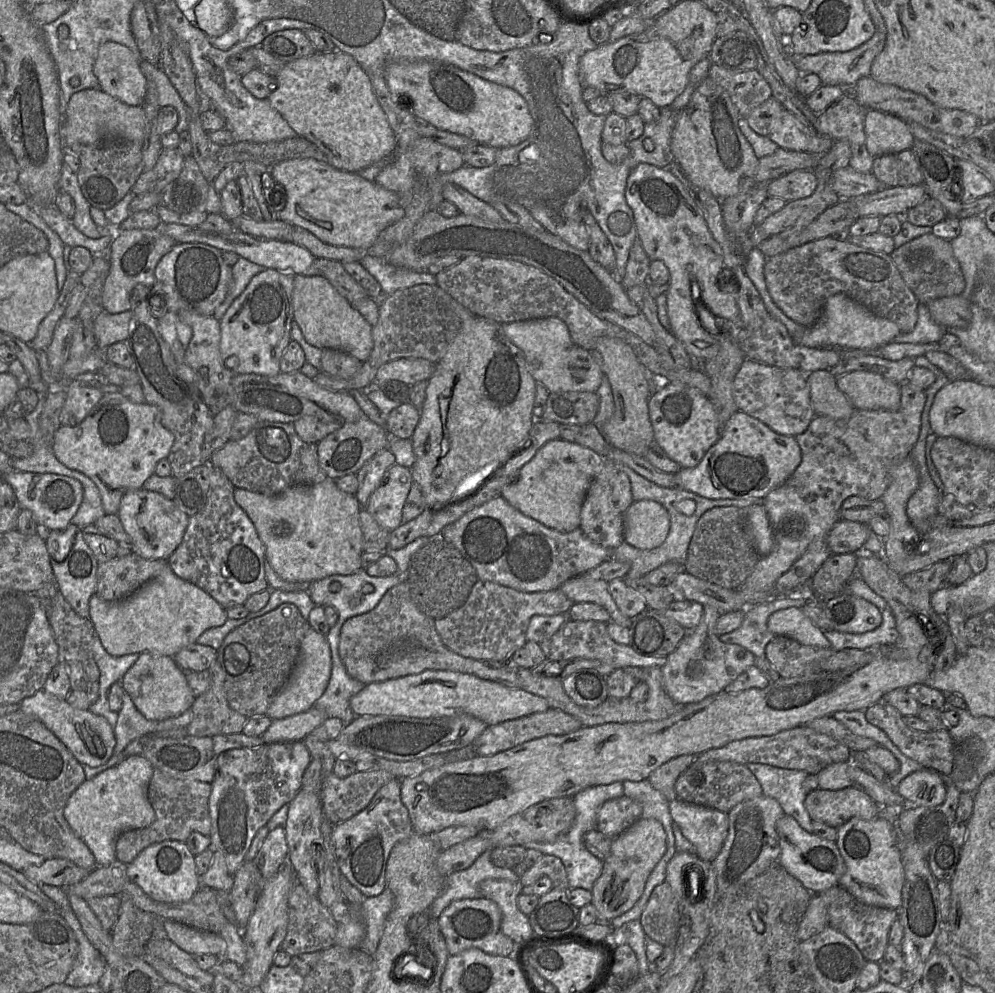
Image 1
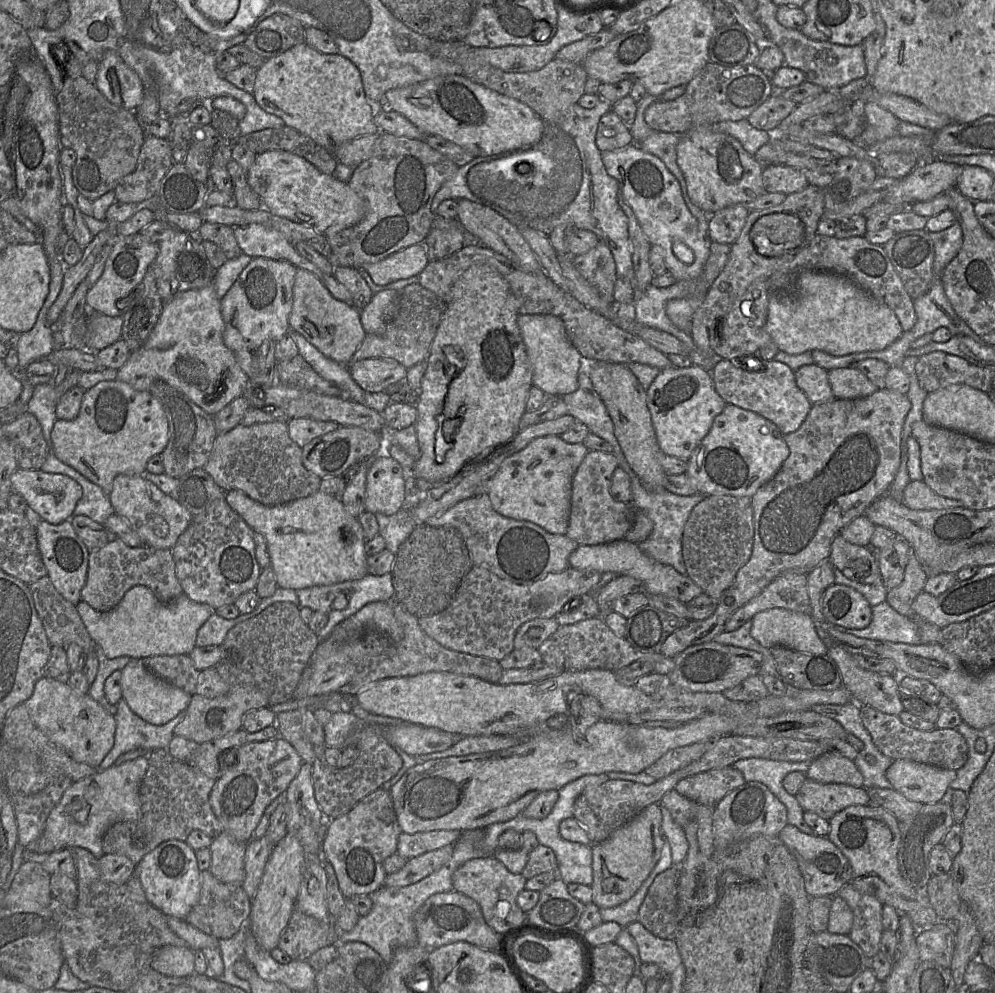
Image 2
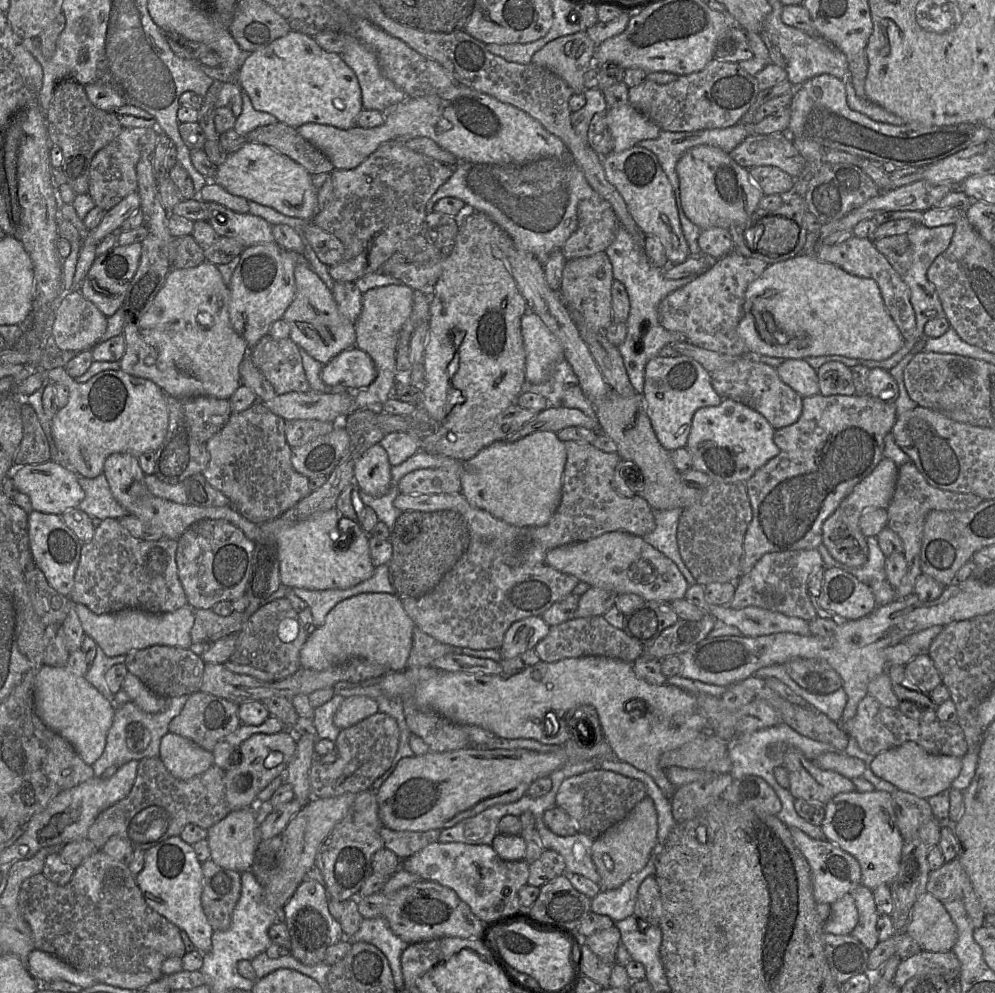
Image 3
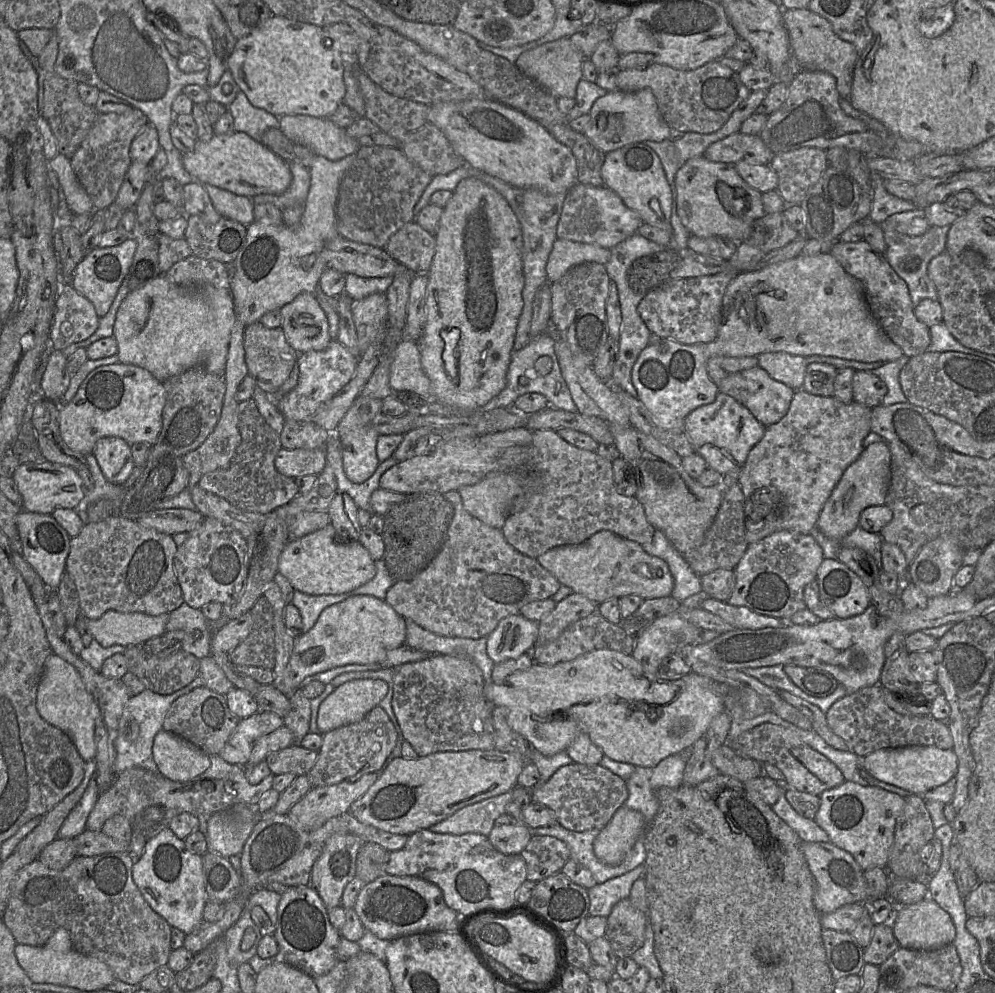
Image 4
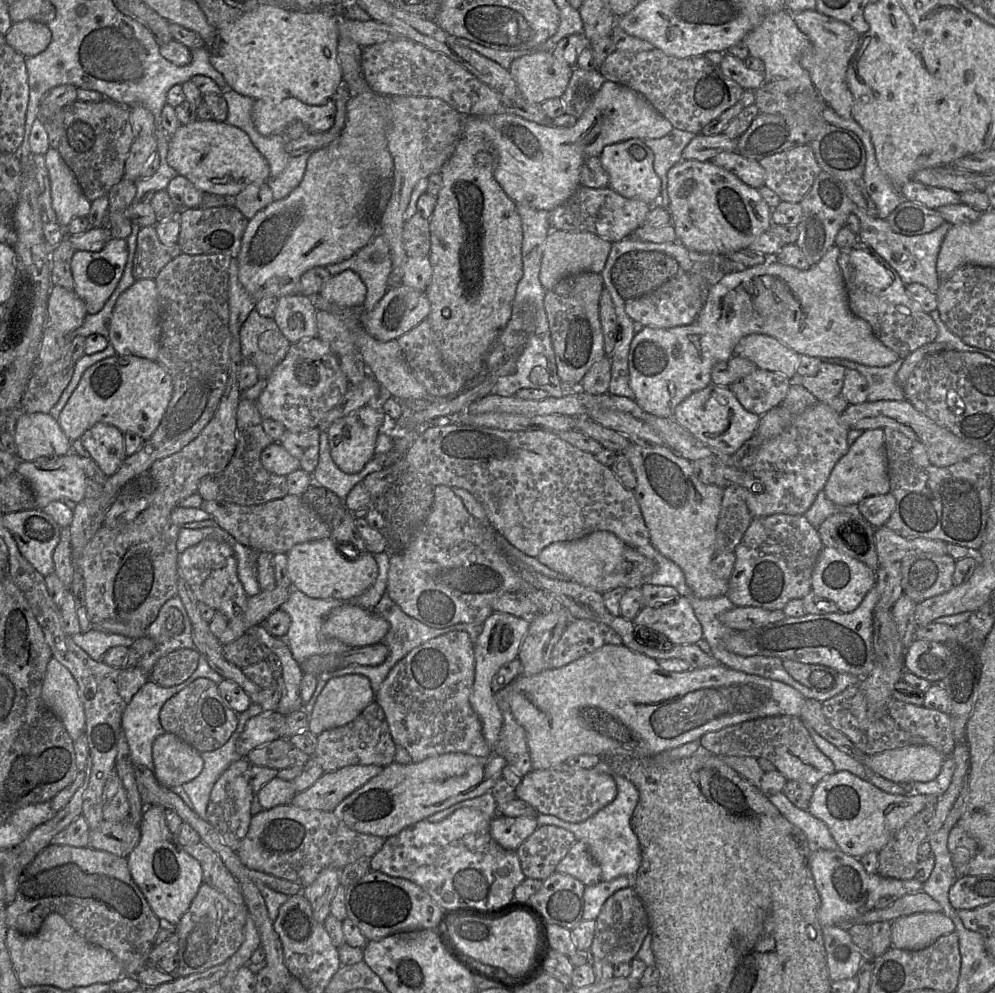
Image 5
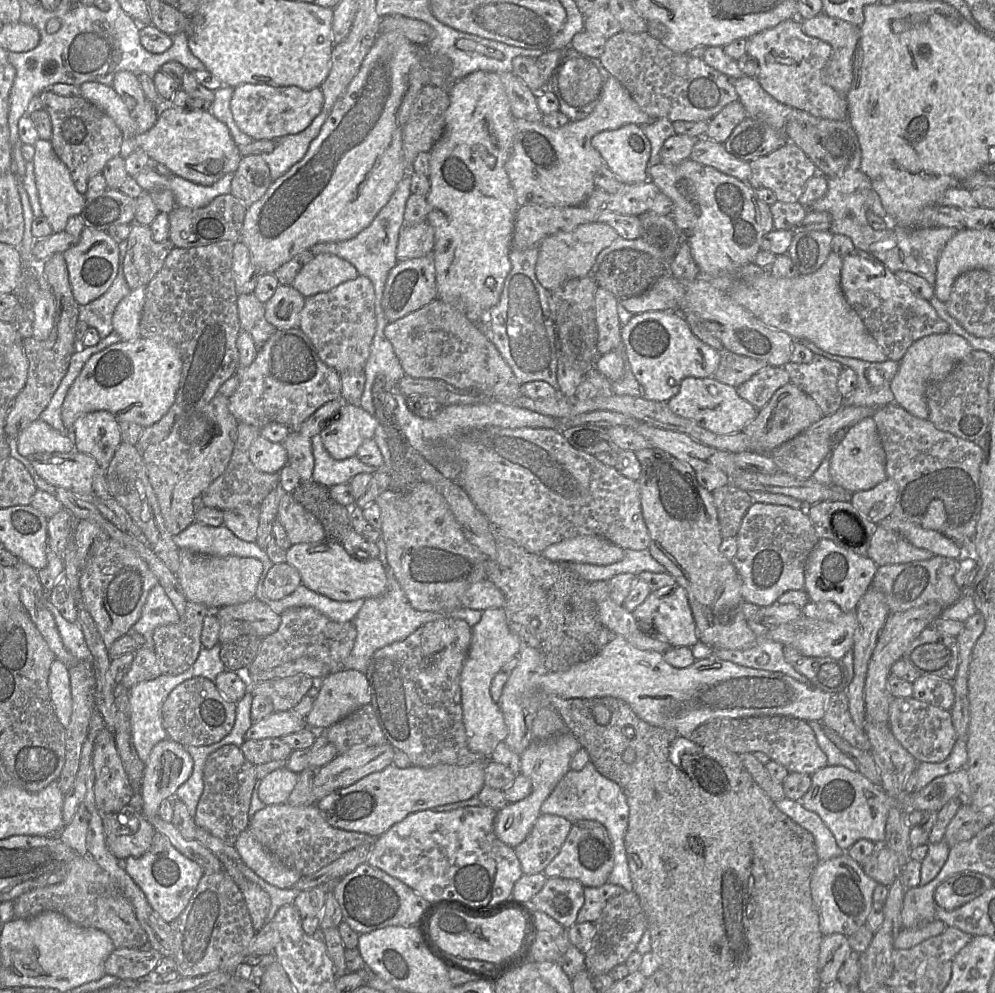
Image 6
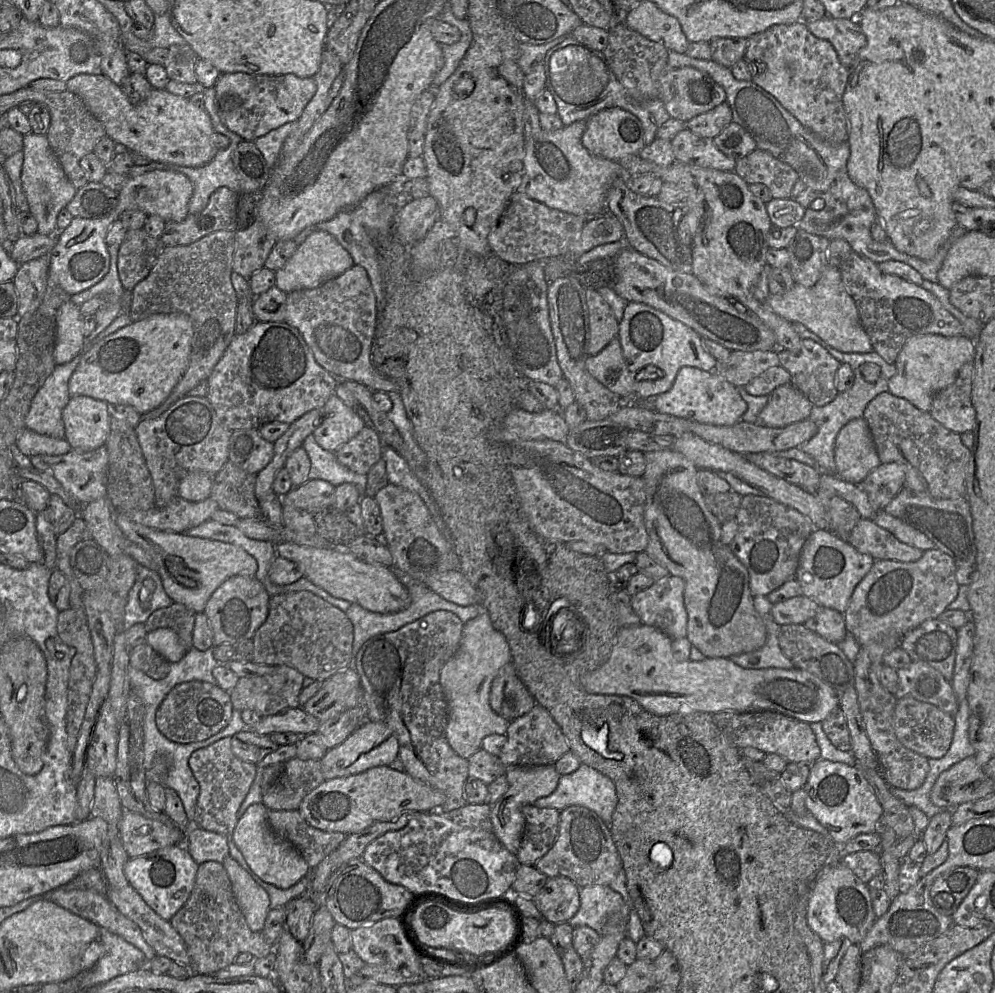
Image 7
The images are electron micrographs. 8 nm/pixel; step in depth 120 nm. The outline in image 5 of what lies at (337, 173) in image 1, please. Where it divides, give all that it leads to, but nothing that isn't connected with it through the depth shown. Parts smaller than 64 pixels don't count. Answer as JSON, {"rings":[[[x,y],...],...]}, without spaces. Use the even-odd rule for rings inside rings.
{"rings":[[[197,119],[181,125],[170,136],[167,163],[203,193],[235,196],[253,182],[270,177],[267,159],[248,134],[226,122]]]}

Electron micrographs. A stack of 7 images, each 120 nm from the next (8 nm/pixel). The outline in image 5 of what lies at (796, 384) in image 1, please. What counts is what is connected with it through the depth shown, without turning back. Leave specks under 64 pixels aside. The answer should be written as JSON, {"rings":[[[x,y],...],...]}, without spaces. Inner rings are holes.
{"rings":[[[757,369],[729,387],[747,411],[762,416],[782,403],[791,385],[780,373]]]}

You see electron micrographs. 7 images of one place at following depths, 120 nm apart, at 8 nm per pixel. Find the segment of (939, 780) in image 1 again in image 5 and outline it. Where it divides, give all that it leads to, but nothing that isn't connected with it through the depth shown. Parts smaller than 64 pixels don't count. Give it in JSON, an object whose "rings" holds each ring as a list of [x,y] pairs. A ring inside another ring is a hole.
{"rings":[[[913,745],[868,756],[868,768],[897,784],[931,782],[946,757],[929,745]]]}

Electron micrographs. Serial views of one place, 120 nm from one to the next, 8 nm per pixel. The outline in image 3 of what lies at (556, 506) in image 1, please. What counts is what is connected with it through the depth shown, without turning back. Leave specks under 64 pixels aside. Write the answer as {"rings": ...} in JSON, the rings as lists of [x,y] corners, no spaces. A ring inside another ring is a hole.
{"rings":[[[535,432],[515,442],[495,441],[463,462],[460,494],[471,505],[510,525],[544,526],[561,502],[566,459],[565,443],[554,432]]]}

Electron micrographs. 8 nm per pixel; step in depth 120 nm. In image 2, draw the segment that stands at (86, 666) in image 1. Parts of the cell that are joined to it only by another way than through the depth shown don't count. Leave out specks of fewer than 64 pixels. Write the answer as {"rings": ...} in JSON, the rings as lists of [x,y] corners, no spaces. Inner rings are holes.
{"rings":[[[48,576],[42,577],[29,585],[35,608],[42,621],[46,635],[52,646],[61,646],[65,650],[72,643],[79,645],[87,655],[95,651],[95,641],[89,635],[76,605],[67,601],[54,587]]]}

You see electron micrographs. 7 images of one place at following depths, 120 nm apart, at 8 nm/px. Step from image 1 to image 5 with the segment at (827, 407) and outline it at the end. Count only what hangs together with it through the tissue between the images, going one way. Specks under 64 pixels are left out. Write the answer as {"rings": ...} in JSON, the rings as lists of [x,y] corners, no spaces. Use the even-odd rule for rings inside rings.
{"rings":[[[750,334],[737,343],[736,356],[751,360],[758,369],[780,373],[789,379],[797,374],[800,355],[776,338]]]}

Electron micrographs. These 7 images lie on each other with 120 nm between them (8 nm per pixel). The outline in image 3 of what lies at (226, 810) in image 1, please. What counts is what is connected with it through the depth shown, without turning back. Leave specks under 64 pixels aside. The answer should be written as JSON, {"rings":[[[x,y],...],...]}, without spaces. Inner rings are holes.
{"rings":[[[283,729],[273,734],[256,733],[243,741],[235,753],[235,761],[225,772],[224,784],[226,801],[230,810],[254,807],[258,794],[274,779],[285,774],[296,751],[297,736],[290,730]],[[271,752],[281,752],[283,759],[280,764],[266,768],[264,762]]]}

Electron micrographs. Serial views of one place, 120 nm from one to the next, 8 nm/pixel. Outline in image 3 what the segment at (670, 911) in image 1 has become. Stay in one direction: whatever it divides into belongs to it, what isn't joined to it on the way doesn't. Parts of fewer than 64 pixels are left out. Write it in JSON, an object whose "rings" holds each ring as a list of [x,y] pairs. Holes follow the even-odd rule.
{"rings":[[[654,875],[647,876],[639,886],[633,916],[648,925],[658,926],[661,916],[661,897]]]}

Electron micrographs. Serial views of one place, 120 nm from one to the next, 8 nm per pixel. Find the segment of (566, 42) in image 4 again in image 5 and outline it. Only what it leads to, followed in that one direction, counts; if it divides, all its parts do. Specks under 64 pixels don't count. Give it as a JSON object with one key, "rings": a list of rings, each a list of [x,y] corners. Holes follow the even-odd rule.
{"rings":[[[537,51],[514,59],[509,70],[523,96],[541,104],[563,96],[574,67],[556,58],[552,51]]]}

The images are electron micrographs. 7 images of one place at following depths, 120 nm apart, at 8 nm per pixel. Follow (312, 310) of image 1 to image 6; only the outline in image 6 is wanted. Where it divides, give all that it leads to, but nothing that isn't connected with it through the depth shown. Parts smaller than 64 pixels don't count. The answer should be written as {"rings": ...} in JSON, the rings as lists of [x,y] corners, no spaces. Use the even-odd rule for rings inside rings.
{"rings":[[[279,284],[272,297],[264,303],[265,319],[277,329],[299,328],[300,312],[305,296],[291,285]]]}

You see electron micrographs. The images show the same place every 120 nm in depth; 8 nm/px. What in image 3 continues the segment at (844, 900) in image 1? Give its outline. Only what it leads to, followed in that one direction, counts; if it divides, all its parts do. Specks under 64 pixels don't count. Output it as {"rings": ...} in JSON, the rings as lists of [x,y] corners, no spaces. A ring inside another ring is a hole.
{"rings":[[[861,883],[850,894],[854,897],[858,909],[858,923],[851,934],[871,951],[879,943],[877,931],[879,913],[873,892]]]}

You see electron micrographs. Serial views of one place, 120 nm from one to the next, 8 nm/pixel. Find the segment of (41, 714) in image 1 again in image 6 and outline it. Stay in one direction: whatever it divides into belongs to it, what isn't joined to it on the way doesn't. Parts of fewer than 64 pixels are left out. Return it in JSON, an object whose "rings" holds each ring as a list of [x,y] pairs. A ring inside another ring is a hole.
{"rings":[[[59,660],[51,664],[48,687],[56,715],[66,729],[72,714],[72,695],[69,669]]]}

